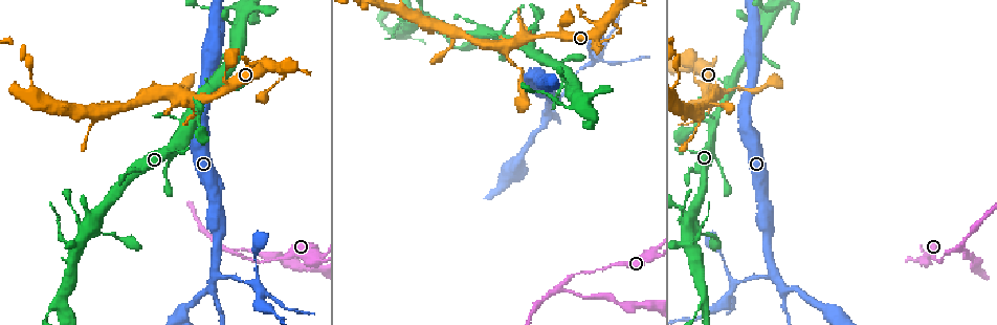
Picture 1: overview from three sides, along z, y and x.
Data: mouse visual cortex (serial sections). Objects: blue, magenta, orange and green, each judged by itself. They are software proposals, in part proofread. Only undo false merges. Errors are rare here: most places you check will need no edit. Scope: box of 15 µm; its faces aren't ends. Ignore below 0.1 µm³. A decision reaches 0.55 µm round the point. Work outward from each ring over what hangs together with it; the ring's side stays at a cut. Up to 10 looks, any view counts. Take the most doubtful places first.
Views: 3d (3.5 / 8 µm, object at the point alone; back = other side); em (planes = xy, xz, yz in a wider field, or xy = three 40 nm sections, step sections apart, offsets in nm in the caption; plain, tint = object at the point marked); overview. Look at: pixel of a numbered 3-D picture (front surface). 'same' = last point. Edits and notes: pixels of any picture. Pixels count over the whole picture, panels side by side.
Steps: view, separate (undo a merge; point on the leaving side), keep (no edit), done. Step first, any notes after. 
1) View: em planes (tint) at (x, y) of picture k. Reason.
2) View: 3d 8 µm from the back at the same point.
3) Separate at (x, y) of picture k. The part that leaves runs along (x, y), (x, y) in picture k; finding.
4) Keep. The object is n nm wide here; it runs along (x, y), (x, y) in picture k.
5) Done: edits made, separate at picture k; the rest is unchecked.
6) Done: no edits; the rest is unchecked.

View: 3d 3.5 µm at (559, 285) of picture 1. Side arm on a straight run.

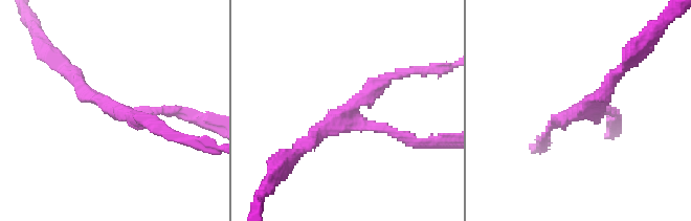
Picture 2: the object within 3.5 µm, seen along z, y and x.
View: em xy step 1 (tint) at (354, 110) of picture 2. 3 arms meet here; the arms are 100, 150, 200 nm wide; shape alone is not enough.

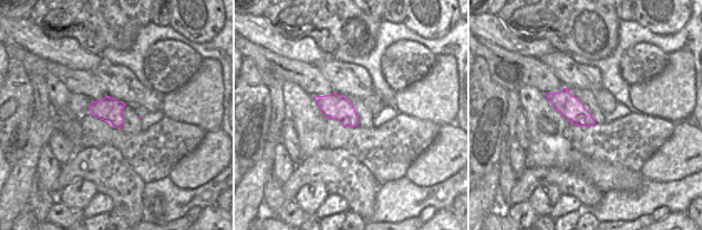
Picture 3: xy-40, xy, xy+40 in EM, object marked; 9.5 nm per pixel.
Keep. It runs along (545, 134), (567, 114), (613, 111) in picture 2; one cell here.

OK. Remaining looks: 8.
View: 3d 3.5 µm at (545, 114) of picture 1.

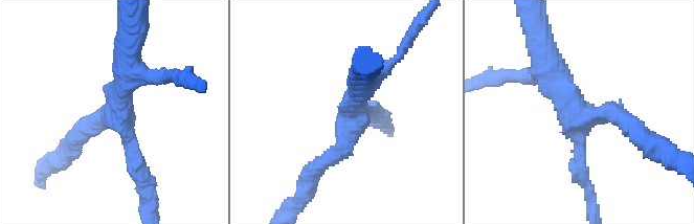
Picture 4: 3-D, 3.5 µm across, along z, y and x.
View: em xy step 1 (tint) at (580, 118) of picture 4. 3 arms meet here; the arms are 200, 250, 400 nm wide; shape alone is not enough.

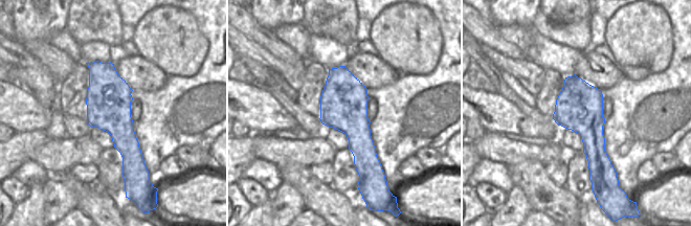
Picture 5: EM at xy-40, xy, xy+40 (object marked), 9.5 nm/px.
Keep. It runs along (547, 60), (580, 117), (633, 130) in picture 4; all the same cell.

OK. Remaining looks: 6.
View: 3d 3.5 µm at (246, 11) of picture 1. Side arm on a straight run.

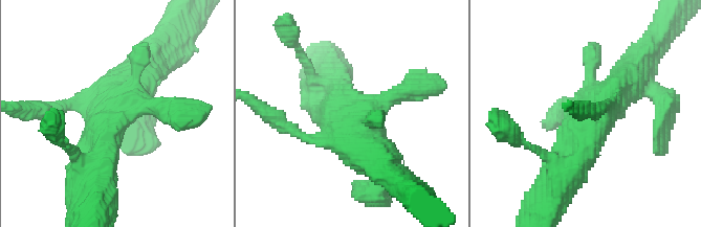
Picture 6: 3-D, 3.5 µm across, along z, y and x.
View: em xy step 5 (plain) at (353, 121) of picture 6.

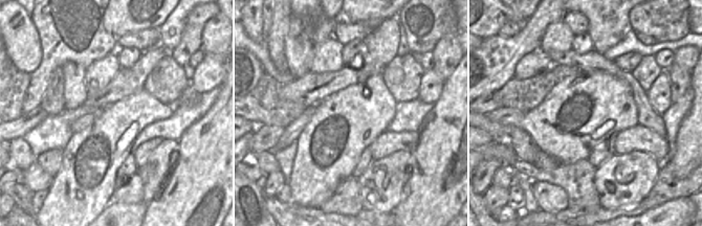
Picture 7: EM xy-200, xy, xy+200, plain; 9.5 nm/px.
View: em xy step 5 (tint) at the same point.

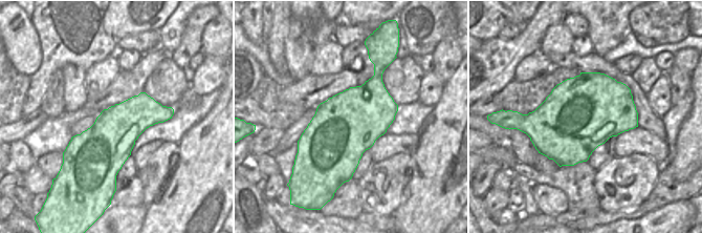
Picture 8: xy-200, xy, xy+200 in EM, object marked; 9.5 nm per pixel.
Keep. It runs along (100, 166), (177, 111) in picture 6; continuous, no second cell.

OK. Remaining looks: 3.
View: 3d 3.5 µm from the back at (651, 253) of picture 1. A narrow waist.

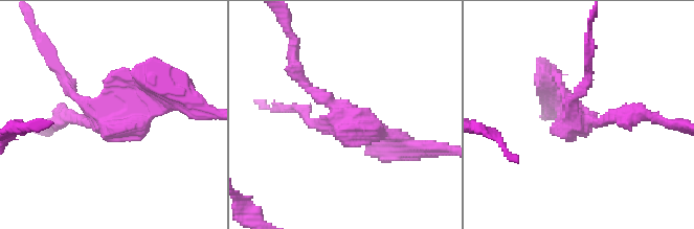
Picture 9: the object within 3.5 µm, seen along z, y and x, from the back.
View: em xy step 1 (tint) at (580, 118) of picture 9. 3 arms meet here; the arms are 150, 150, 250 nm wide.

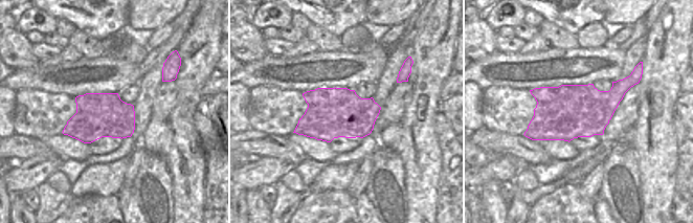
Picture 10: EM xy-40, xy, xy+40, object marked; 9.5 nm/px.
Keep. All the same cell.

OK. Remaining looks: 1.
Done: no edits; the rest is unchecked.

